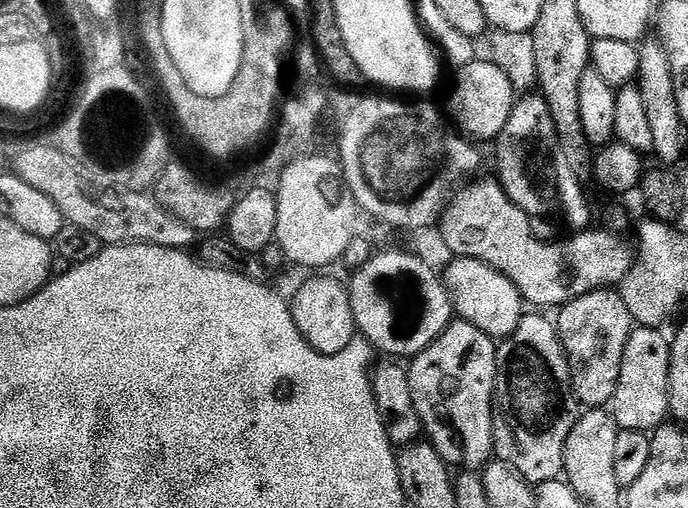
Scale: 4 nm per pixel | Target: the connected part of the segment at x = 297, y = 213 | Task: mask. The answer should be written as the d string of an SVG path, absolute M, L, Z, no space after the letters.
M331 155L307 157L294 161L280 178L280 188L274 193L278 206L278 226L276 227L275 243L280 244L285 261L301 264L304 268L328 270L331 264L339 265L346 248L358 235L356 223L362 220L362 213L356 206L356 199L350 194L348 183L344 180L339 163L331 160Z

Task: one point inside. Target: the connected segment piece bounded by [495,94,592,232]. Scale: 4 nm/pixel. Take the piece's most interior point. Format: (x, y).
(533, 170)

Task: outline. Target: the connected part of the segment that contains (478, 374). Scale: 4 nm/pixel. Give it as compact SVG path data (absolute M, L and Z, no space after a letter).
M457 319L448 325L447 331L431 344L425 352L411 361L412 368L407 369L408 381L410 382L410 394L414 394L414 410L418 410L418 418L424 427L423 435L427 443L432 444L434 450L444 459L445 463L456 470L480 470L493 459L492 453L492 408L494 412L494 397L496 394L496 361L498 359L498 344L493 337L488 336L478 326L466 323L465 320Z

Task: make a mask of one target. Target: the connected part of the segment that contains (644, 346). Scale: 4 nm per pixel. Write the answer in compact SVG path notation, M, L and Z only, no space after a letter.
M637 327L626 342L618 386L610 405L616 426L621 430L638 430L652 434L669 419L672 349L669 337L664 337L664 334L654 328Z

